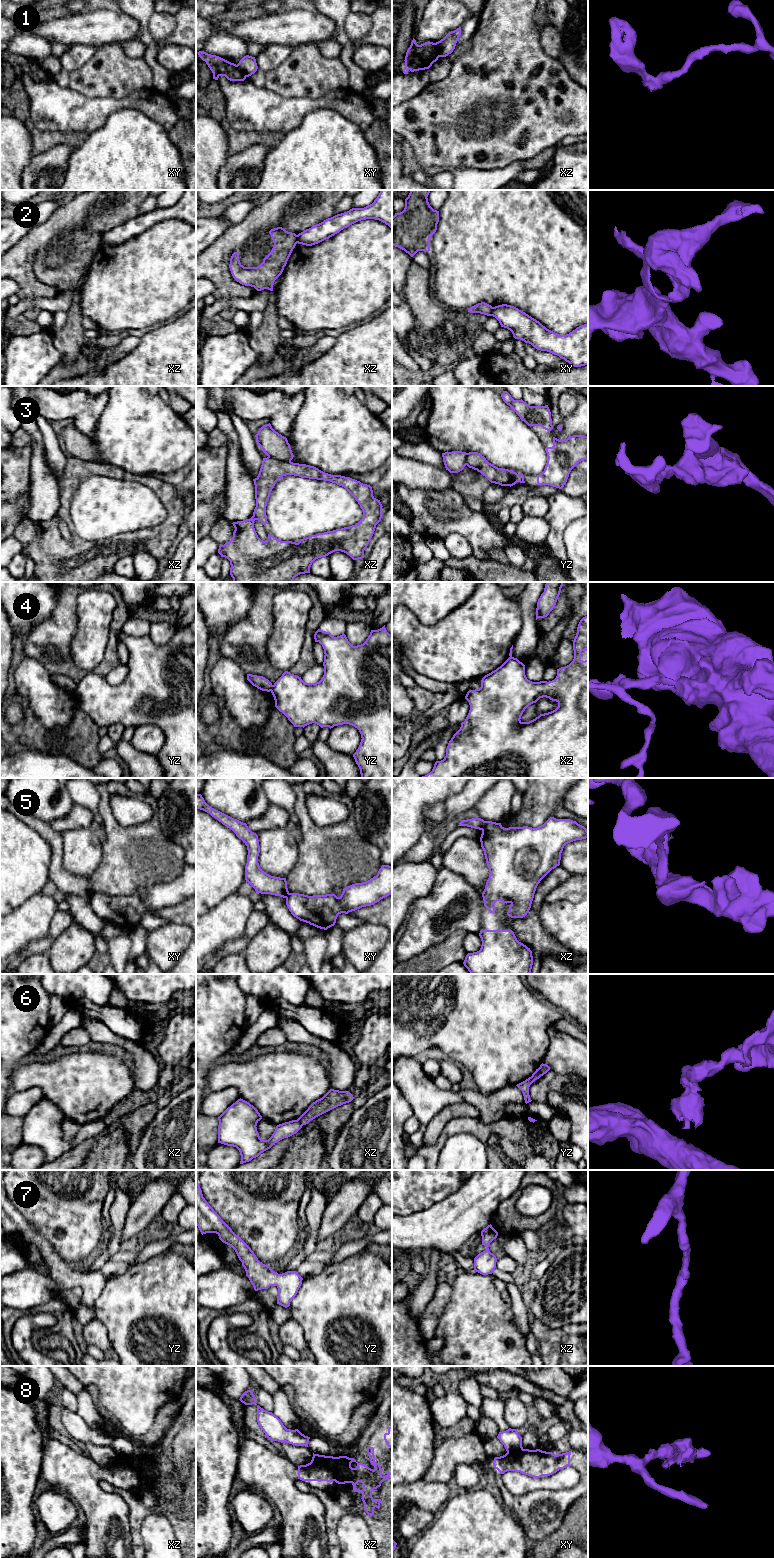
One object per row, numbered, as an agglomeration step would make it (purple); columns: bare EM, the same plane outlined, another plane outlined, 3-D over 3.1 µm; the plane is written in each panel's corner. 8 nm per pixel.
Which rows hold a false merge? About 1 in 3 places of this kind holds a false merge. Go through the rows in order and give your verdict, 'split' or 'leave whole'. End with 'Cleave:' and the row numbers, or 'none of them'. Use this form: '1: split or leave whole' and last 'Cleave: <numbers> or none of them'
1: split
2: split
3: split
4: split
5: split
6: split
7: leave whole
8: split
Cleave: 1, 2, 3, 4, 5, 6, 8

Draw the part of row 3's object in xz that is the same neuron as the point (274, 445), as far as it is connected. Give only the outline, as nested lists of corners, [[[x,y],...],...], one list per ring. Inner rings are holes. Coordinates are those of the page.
[[[271,424],[263,425],[255,435],[257,444],[268,456],[282,461],[291,461],[294,457],[286,437],[276,432]]]

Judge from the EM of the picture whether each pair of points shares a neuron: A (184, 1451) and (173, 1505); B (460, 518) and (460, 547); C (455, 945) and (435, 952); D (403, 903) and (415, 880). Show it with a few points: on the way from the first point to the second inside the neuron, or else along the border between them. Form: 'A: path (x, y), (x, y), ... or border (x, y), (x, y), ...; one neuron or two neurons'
A: path (184, 1464), (179, 1476), (173, 1482), (172, 1492); one neuron
B: border (442, 538), (452, 532), (461, 534), (473, 554); two neurons
C: path (450, 950), (448, 952), (440, 952); one neuron
D: path (403, 897), (403, 892), (409, 886); one neuron

